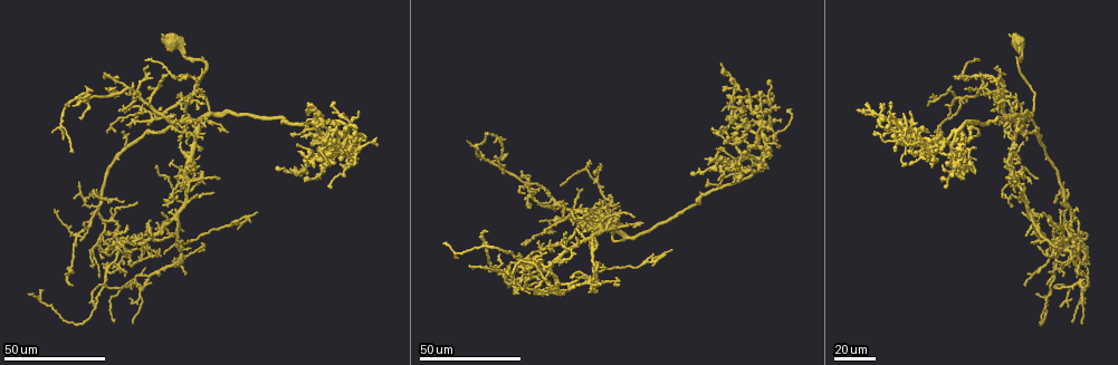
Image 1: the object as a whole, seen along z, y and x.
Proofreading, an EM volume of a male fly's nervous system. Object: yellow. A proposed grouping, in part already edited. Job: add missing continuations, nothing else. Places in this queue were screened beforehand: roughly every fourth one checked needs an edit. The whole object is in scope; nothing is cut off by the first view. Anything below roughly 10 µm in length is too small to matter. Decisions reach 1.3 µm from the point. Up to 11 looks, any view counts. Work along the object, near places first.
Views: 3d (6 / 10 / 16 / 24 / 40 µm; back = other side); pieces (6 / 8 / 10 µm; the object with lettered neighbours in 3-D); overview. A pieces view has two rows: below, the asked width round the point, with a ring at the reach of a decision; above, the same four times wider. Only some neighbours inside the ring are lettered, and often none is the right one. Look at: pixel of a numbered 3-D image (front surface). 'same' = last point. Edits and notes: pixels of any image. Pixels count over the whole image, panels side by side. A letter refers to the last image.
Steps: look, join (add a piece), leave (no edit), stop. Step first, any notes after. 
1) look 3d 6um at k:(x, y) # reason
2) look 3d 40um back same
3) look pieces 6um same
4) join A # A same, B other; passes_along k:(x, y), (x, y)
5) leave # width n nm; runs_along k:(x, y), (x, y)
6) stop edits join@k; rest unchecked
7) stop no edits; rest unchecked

look 3d 24um at 1:(205, 104) # tapers out

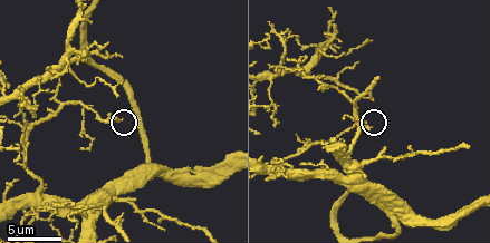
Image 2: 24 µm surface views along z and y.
look pieces 6um at 2:(120, 120)

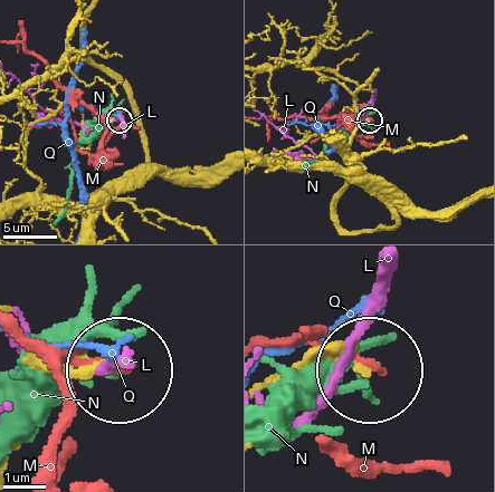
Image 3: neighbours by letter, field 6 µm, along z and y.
leave # L other, M other, N other, Q other; none of them fits

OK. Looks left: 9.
look 3d 24um at 1:(201, 138) # tapers out

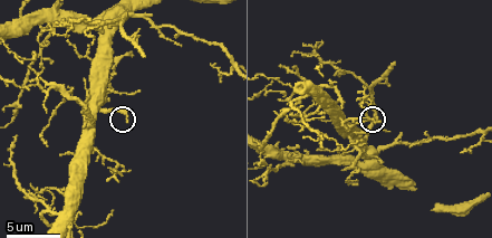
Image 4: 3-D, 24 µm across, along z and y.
look pieces 8um at 4:(128, 121)

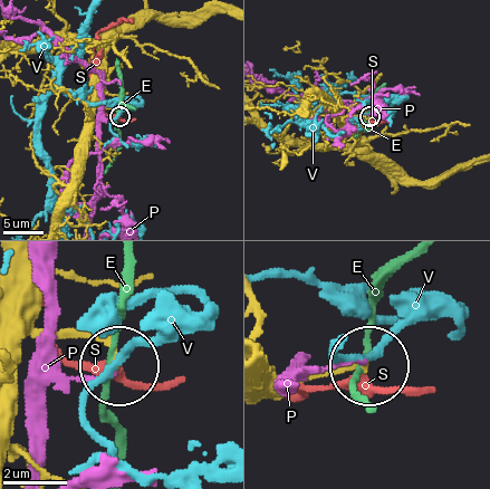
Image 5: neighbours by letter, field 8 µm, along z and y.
leave # E other, P other, S other, V other; no lettered piece goes on from it

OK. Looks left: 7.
look pieces 6um at 4:(143, 56) # free end

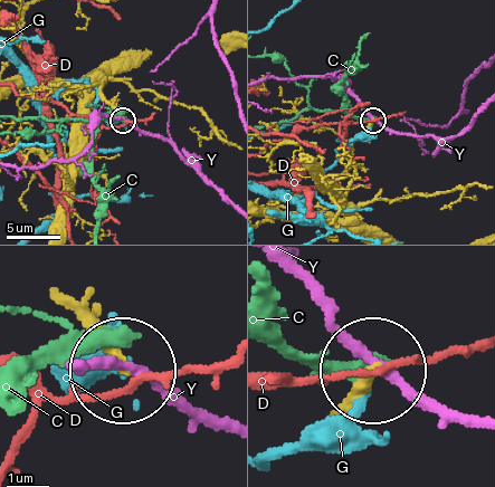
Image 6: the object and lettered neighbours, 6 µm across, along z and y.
leave # C other, D other, G other, Y other; no lettered piece goes on from it

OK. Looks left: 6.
look 3d 40um at 1:(74, 199) # an open end

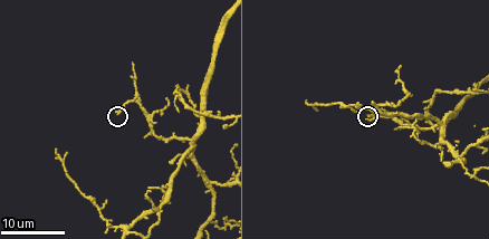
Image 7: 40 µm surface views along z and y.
look pieces 8um at 7:(117, 114) # what lies round it

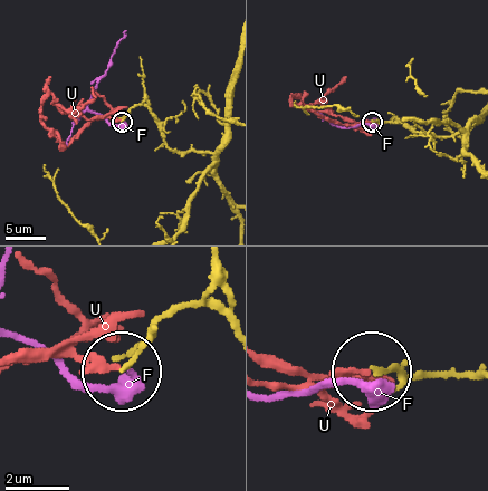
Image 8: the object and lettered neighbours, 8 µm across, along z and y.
leave # F other, U other; runs_along 8:(467, 125), (439, 136), (401, 123), (372, 121); none of them fits

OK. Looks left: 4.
look 3d 40um at 1:(125, 251) # free end

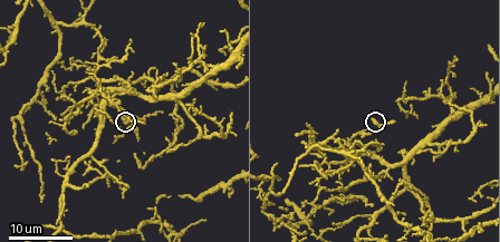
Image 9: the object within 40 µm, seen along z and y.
look pieces 10um at 9:(373, 119)

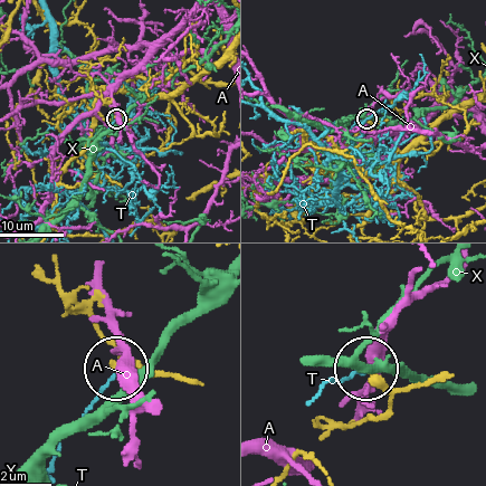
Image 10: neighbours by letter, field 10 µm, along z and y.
leave # A other, T other, X other; none of them fits

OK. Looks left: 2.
stop no edits; rest unchecked

